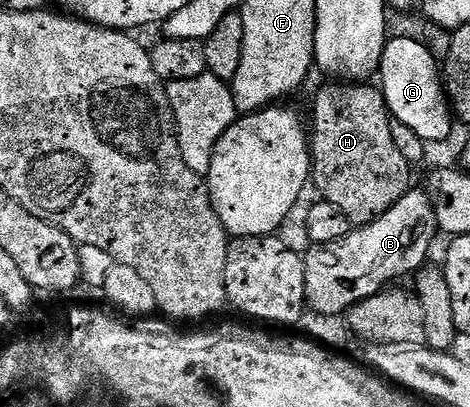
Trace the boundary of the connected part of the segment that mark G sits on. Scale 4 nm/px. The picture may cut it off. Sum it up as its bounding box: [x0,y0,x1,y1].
[380,37,452,144]

